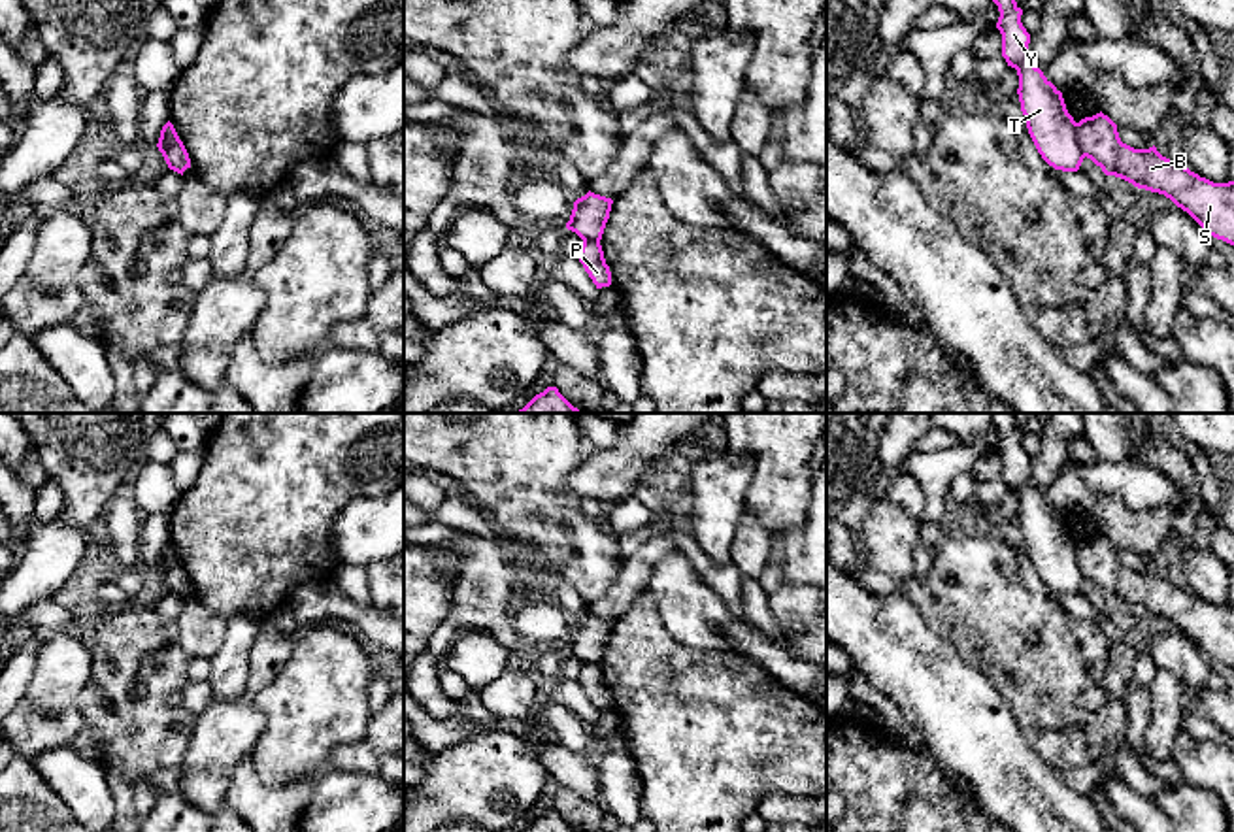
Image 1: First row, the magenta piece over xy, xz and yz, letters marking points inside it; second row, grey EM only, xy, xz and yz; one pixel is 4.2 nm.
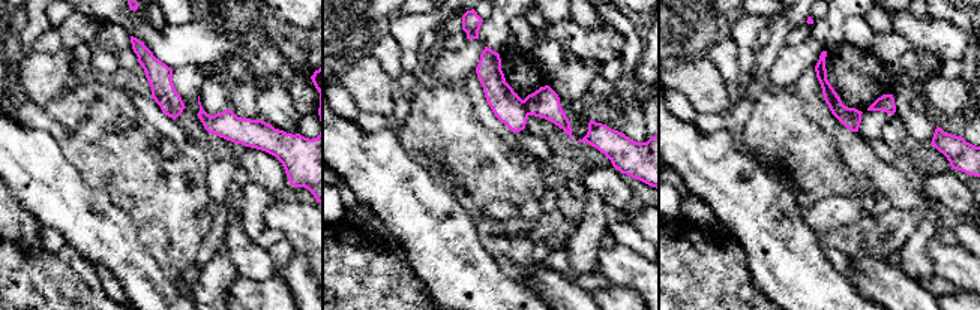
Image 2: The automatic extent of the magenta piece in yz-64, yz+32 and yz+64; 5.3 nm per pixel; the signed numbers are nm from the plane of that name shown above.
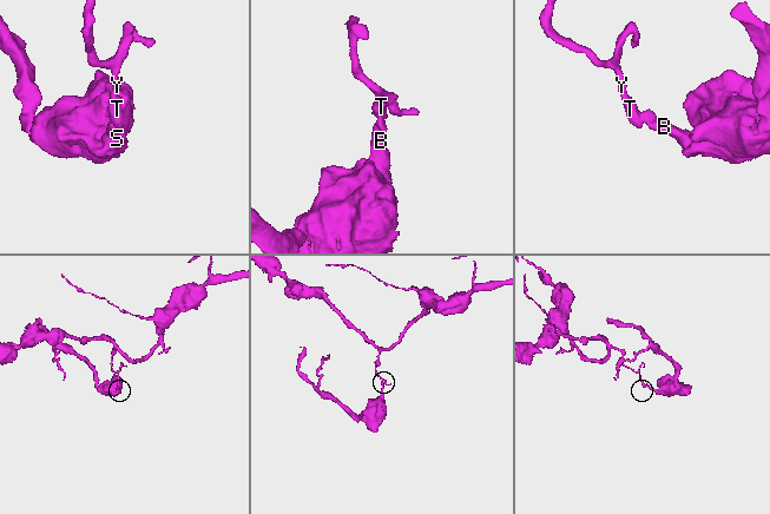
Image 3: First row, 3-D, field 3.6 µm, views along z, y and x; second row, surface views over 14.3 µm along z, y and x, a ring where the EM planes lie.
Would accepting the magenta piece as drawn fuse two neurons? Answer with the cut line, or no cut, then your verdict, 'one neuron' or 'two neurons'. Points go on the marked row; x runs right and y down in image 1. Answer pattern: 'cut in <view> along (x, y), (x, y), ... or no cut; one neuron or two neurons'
cut in yz along (1074, 123), (1080, 149), (1085, 155); two neurons

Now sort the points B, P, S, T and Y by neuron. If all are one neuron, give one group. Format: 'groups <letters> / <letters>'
groups B P S / T Y

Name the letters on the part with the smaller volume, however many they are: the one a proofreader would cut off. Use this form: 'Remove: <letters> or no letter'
Remove: B, P, S

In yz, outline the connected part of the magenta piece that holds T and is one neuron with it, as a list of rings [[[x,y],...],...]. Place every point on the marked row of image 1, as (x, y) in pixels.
[[[992,0],[1000,17],[1002,57],[1019,75],[1019,102],[1028,134],[1042,158],[1062,172],[1077,172],[1085,155],[1077,126],[1068,113],[1062,92],[1028,58],[1030,34],[1021,23],[1023,9],[1015,0]]]

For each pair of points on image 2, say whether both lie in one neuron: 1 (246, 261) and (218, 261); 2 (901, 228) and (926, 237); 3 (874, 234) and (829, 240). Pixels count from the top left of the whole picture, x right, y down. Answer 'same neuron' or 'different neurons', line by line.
1: different neurons
2: different neurons
3: same neuron

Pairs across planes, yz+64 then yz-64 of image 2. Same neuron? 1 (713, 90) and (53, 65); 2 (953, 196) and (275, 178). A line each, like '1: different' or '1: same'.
1: same
2: same

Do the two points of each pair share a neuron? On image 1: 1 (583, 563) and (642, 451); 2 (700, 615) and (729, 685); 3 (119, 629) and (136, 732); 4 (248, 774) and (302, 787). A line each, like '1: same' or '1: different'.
1: different
2: different
3: same
4: same

